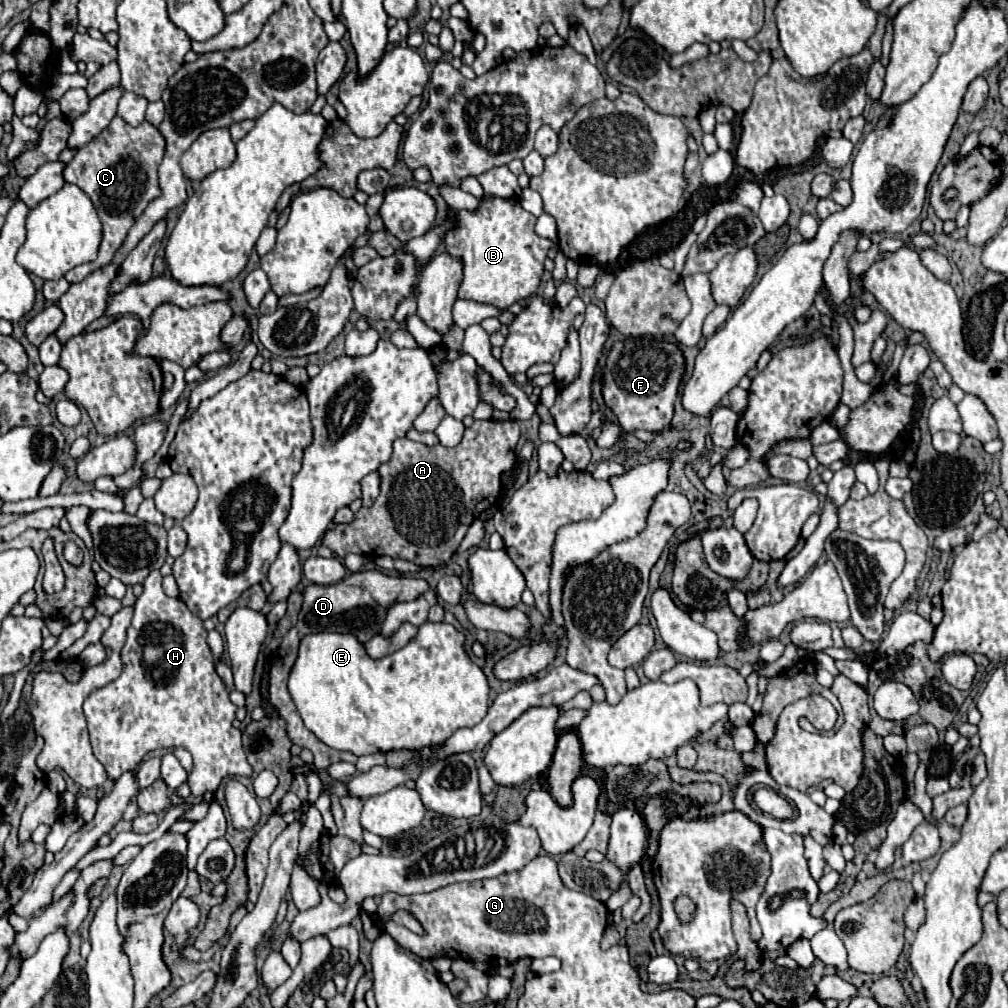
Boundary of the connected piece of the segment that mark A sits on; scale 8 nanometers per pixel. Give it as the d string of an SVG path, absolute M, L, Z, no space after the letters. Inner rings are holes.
M475 420L471 428L465 430L463 440L453 448L427 446L421 442L413 442L409 438L397 438L393 442L393 456L389 462L381 464L377 470L381 476L381 494L369 508L361 508L355 514L351 524L335 524L325 536L323 544L331 548L341 560L355 552L367 556L391 556L409 560L421 566L439 566L451 560L453 552L461 544L467 528L473 520L479 518L481 512L489 510L501 492L501 476L511 472L515 466L515 446L519 440L519 424L515 420L497 422L497 420Z

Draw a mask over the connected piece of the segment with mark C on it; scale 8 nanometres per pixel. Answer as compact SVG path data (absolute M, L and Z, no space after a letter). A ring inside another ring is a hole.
M115 116L97 138L93 138L73 156L69 164L65 164L63 178L69 184L79 186L91 198L103 224L103 242L97 260L69 270L65 274L69 282L81 282L85 280L85 276L89 276L89 272L95 272L97 268L103 268L105 264L113 262L117 248L121 248L121 244L125 242L125 236L129 234L129 228L135 224L137 216L141 216L141 212L151 200L161 196L157 168L163 160L163 154L165 138L153 124L143 122L133 128L125 124L125 120Z

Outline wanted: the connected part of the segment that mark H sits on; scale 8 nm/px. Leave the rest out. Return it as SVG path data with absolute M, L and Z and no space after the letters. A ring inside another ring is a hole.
M153 570L143 584L143 594L135 602L133 622L127 628L127 640L121 650L121 676L115 682L91 692L83 704L83 712L87 716L93 754L105 766L111 780L117 780L123 772L137 768L143 756L153 750L183 746L193 756L193 772L187 784L191 792L199 796L205 792L215 792L227 774L251 776L253 770L245 760L241 730L233 727L237 706L233 706L229 700L229 692L215 672L215 660L211 648L207 646L207 630L203 628L203 620L193 616L193 612L189 612L185 602L179 598L169 598L161 588L161 580L161 572Z

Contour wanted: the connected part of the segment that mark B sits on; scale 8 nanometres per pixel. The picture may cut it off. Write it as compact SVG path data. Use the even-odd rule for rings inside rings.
M485 194L485 198L479 202L479 208L477 208L477 210L455 210L455 208L453 208L453 212L457 212L457 228L453 228L453 232L447 232L447 234L445 234L445 250L447 250L447 254L451 254L453 258L461 260L461 264L463 264L463 282L461 282L461 286L459 286L459 298L463 298L463 300L477 300L477 302L481 302L481 304L489 304L489 306L495 306L495 308L499 308L499 310L505 310L505 308L509 308L513 302L519 302L519 300L523 300L523 298L529 298L529 296L537 294L539 282L541 282L541 274L543 274L543 262L545 262L545 258L547 258L549 248L555 248L557 244L555 244L553 240L545 240L545 238L541 238L541 236L535 234L533 226L535 226L535 220L537 220L537 218L535 218L533 214L527 214L527 212L521 208L521 204L519 204L517 198L505 198L505 200L501 200L499 196L487 196L487 194Z

